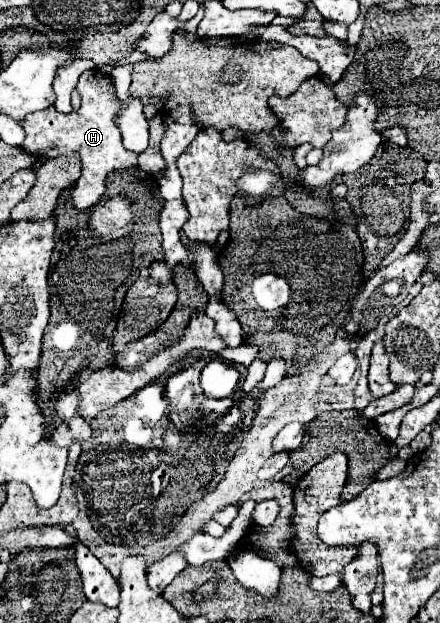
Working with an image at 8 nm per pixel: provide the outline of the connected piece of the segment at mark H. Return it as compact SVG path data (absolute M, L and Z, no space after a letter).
M91 69L81 75L77 89L83 99L81 109L77 113L73 111L65 115L65 113L59 113L55 107L49 107L45 111L35 111L27 115L23 123L27 137L21 147L27 153L39 155L45 159L79 153L83 169L81 169L81 183L77 183L73 189L73 205L77 209L89 209L103 197L107 175L117 169L137 167L137 155L123 147L119 127L113 121L113 115L119 111L113 79L101 73L99 69Z

